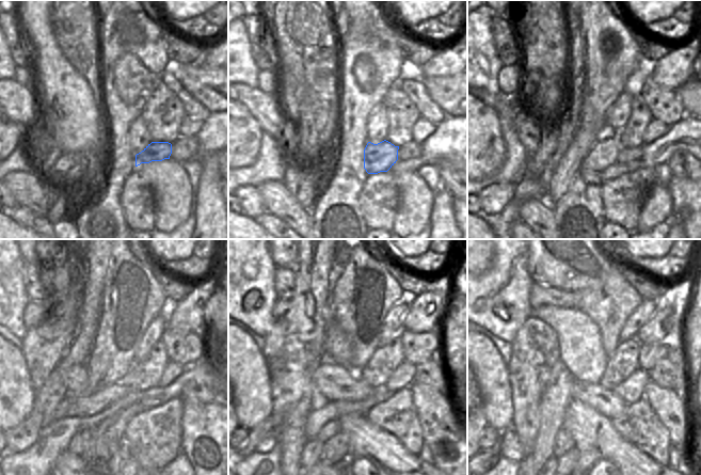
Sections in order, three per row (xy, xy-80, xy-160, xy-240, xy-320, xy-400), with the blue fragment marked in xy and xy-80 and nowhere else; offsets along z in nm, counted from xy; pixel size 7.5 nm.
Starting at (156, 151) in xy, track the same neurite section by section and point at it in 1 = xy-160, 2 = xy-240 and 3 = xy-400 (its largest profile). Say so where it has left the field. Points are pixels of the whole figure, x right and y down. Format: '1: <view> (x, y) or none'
1: xy-160 (605, 152)
2: xy-240 (74, 405)
3: xy-400 (491, 456)

